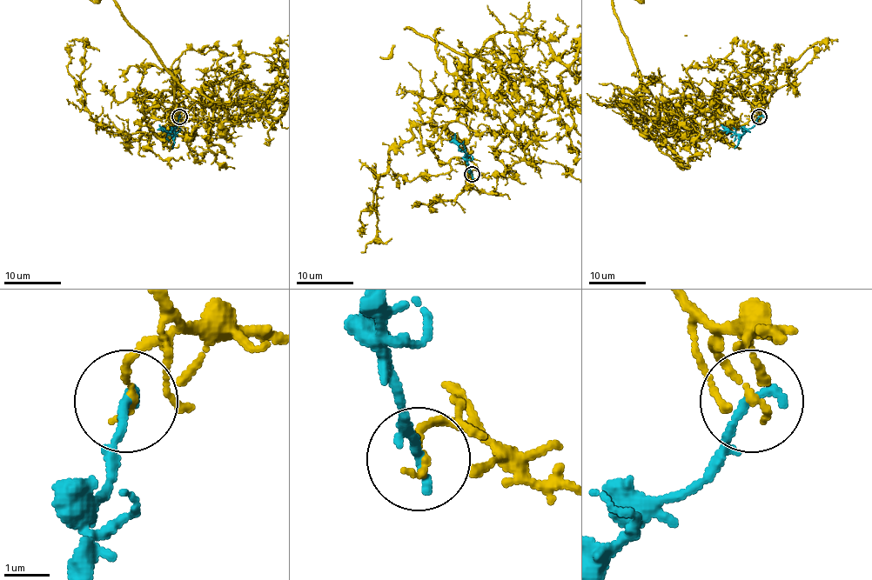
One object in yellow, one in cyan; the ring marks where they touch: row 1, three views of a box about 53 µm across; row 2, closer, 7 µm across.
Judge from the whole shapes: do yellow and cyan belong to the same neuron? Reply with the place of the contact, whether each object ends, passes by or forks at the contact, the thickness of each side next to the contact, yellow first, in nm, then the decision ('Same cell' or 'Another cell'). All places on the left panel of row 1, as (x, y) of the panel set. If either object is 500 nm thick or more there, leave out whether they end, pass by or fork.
Place: (179, 116). At the ring yellow ends. At the ring cyan ends. Thickness 160 nm (yellow) against 240 nm. Another cell

